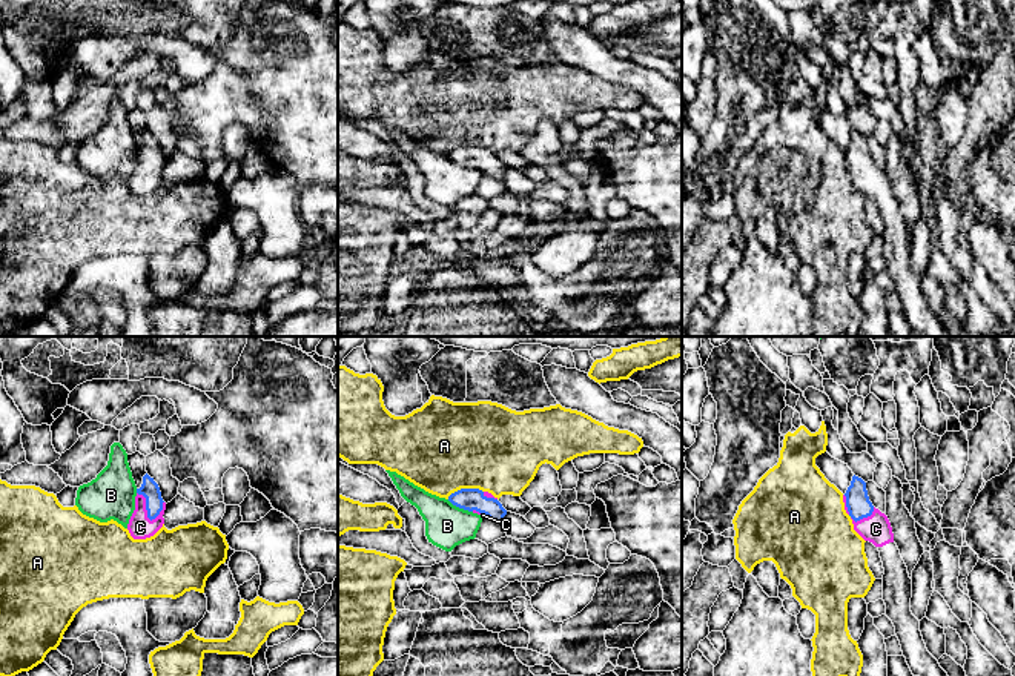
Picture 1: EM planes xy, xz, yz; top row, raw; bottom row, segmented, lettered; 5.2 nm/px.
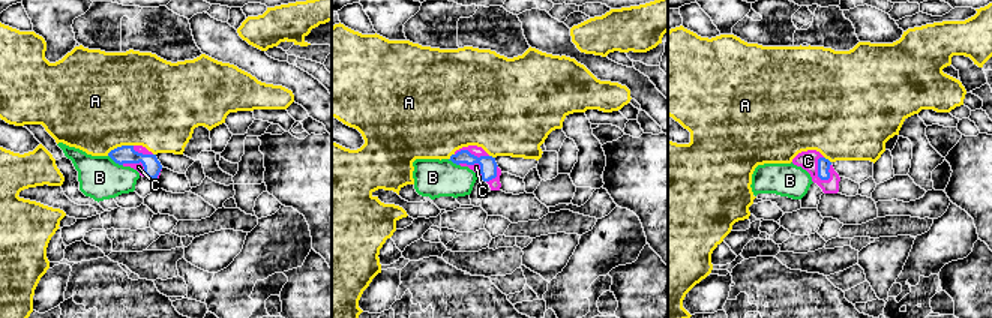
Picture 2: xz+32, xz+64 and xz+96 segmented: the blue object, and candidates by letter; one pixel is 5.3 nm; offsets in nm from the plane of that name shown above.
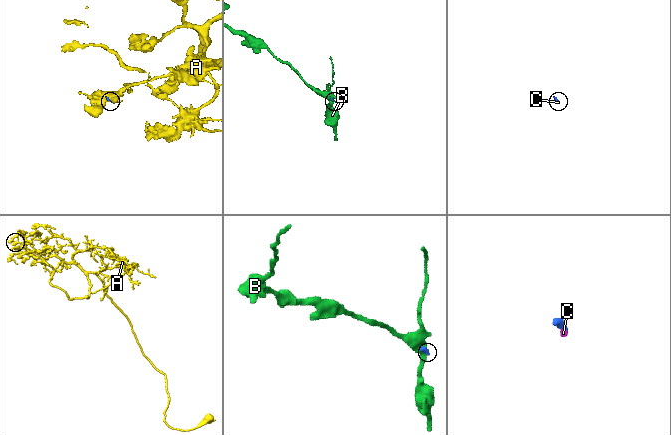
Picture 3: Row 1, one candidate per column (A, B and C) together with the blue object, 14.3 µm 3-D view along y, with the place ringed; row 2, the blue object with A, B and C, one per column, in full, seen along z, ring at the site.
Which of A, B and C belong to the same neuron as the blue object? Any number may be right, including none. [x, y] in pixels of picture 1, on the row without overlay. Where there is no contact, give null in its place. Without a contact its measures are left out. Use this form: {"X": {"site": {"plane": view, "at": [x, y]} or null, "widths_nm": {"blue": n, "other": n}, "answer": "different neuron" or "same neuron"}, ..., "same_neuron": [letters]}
{"A": {"site": {"plane": "xz", "at": [464, 145]}, "widths_nm": {"blue": 120, "other": 480}, "answer": "different neuron"}, "B": {"site": {"plane": "xz", "at": [459, 163]}, "widths_nm": {"blue": 120, "other": 220}, "answer": "different neuron"}, "C": {"site": {"plane": "xy", "at": [146, 163]}, "widths_nm": {"blue": 100, "other": 130}, "answer": "same neuron"}, "same_neuron": ["C"]}

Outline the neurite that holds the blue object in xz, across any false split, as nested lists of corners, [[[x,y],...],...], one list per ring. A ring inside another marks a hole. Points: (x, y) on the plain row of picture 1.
[[[461,144],[448,152],[448,157],[464,166],[481,171],[485,175],[502,180],[507,166],[488,147],[479,144]]]

